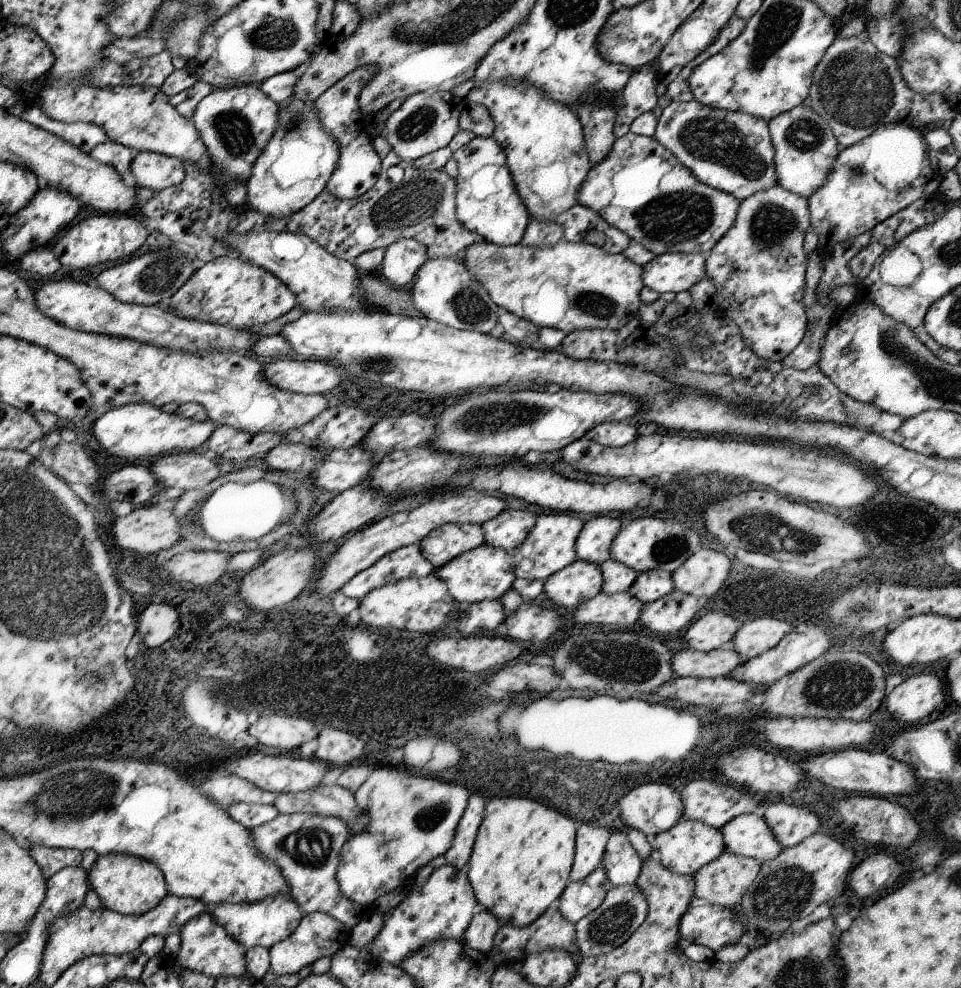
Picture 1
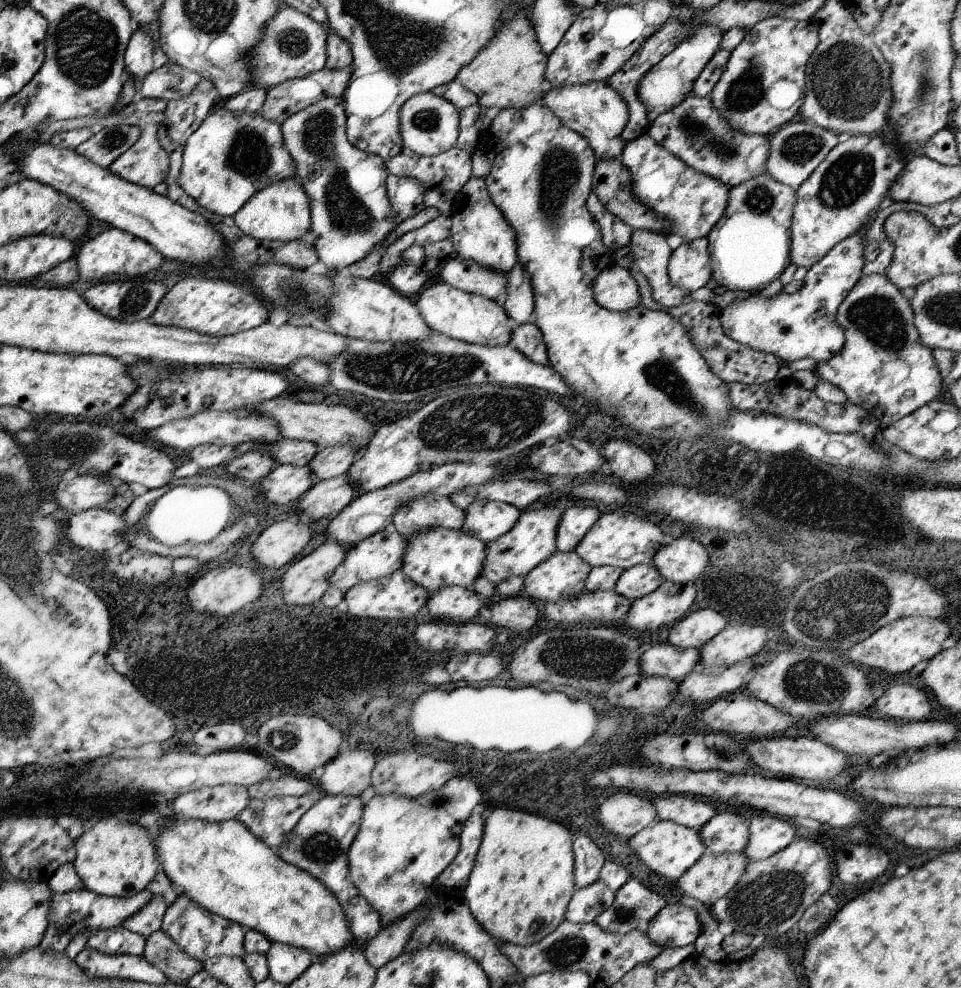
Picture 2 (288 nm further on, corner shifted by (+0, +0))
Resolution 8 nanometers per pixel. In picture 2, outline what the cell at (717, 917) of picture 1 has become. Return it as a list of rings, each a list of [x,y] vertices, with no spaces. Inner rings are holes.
[[[681,902],[671,906],[667,904],[661,912],[655,914],[653,920],[649,920],[645,934],[649,942],[669,952],[671,948],[675,950],[693,944],[701,934],[701,922],[693,908],[687,908]]]

